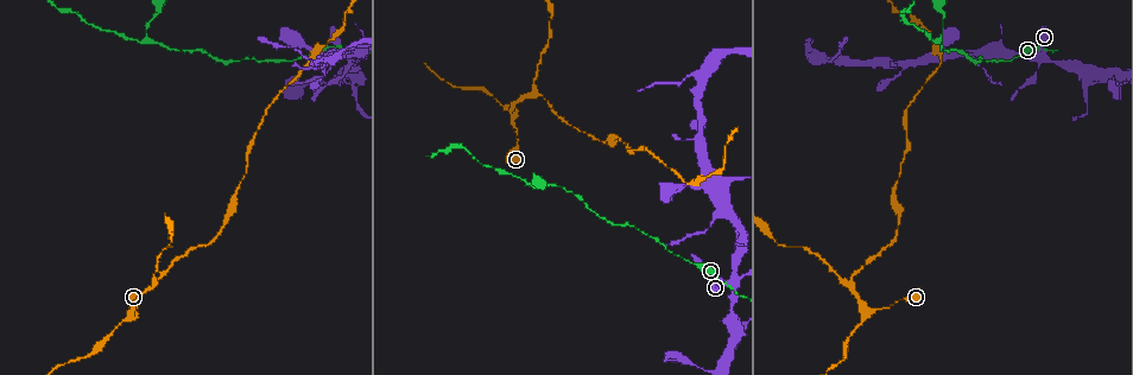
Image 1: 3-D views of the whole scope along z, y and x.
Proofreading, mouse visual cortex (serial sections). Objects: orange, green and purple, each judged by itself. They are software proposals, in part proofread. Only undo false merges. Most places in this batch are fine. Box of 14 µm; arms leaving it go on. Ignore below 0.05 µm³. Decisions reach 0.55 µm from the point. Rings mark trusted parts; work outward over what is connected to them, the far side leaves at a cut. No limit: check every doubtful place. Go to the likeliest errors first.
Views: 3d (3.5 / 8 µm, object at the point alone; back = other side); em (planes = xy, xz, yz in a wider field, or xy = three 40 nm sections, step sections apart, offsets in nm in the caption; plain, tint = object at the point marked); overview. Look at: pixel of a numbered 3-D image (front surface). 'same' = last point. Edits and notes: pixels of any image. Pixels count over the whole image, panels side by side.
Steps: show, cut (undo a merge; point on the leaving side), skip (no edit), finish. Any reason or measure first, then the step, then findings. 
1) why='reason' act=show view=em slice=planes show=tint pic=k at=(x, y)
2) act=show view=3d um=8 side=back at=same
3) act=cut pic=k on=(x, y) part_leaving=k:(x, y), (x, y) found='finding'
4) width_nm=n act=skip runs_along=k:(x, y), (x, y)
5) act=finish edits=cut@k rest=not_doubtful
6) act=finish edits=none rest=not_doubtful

why='narrows sharply' act=show view=3d um=3.5 pic=1 at=(530, 183)

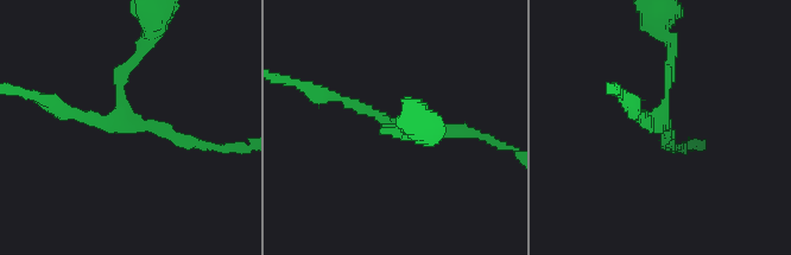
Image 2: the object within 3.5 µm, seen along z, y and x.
arms=3 arm_widths_nm=150,150,150 act=show view=em slice=xy step=1 show=tint pic=2 at=(666, 127)

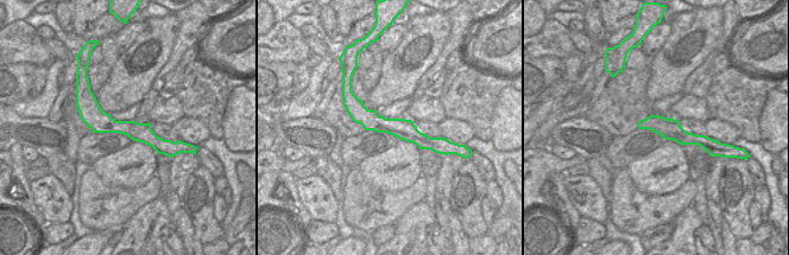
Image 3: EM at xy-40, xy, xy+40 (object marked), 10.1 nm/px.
width_nm=220 act=skip runs_along=3:(79, 103), (100, 122), (171, 146) found='continuous, no second cell'

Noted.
why='three-way junction' act=show view=3d um=8 pic=1 at=(132, 313)

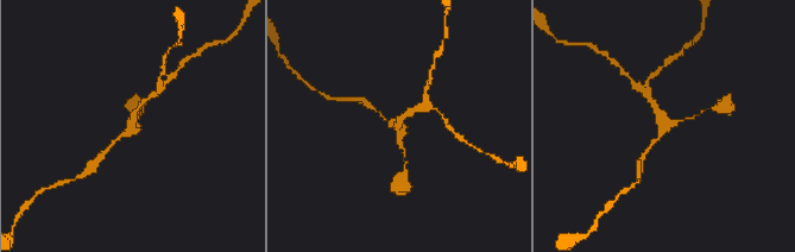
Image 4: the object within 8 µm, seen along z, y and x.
arms=3 arm_widths_nm=150,150,200 act=show view=em slice=xy step=1 show=tint pic=4 at=(665, 122)

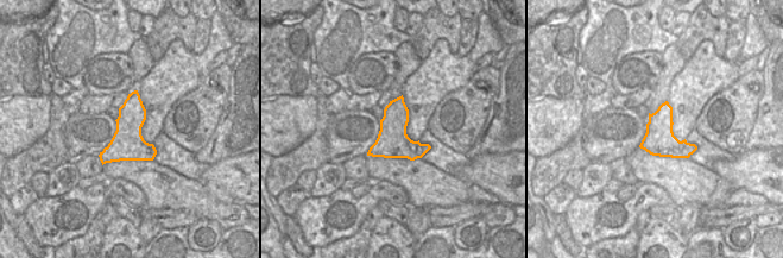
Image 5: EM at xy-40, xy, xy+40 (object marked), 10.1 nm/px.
act=skip runs_along=4:(695, 115), (667, 124), (649, 98) found='continuous, no second cell'

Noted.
why='a fork' act=show view=3d um=8 pic=1 at=(851, 286)

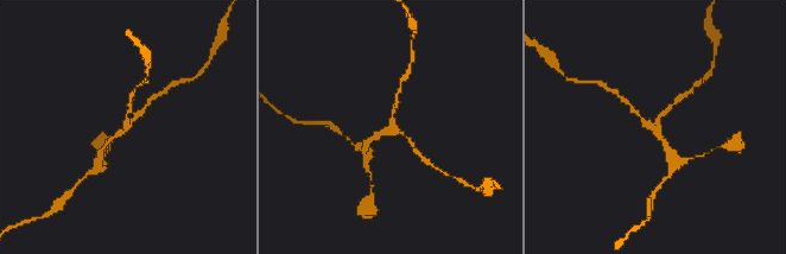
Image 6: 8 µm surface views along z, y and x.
arms=3 arm_widths_nm=150,150,250 act=show view=em slice=xy step=5 show=tint pic=6 at=(658, 131)

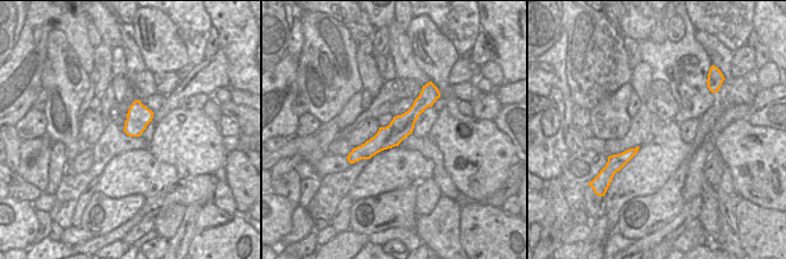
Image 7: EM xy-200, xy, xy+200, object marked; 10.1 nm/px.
act=skip found='one cell here'

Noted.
why='thin arm on a thick one' act=show view=3d um=3.5 pic=1 at=(725, 211)

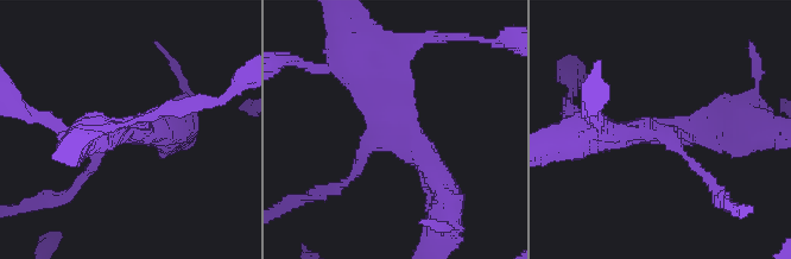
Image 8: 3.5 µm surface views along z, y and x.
act=show view=em slice=xy step=5 show=tint pic=8 at=(136, 132)

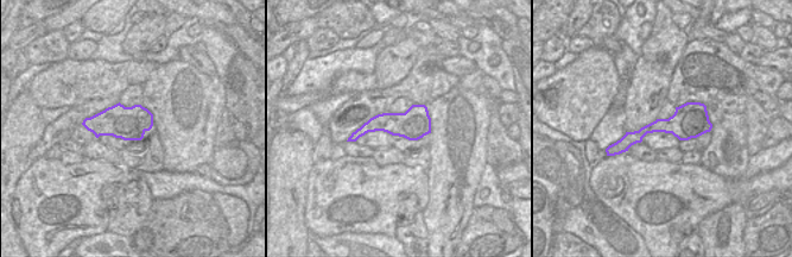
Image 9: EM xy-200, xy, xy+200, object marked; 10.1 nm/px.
why='cut it another way' act=show view=em slice=xy step=2 show=tint at=same

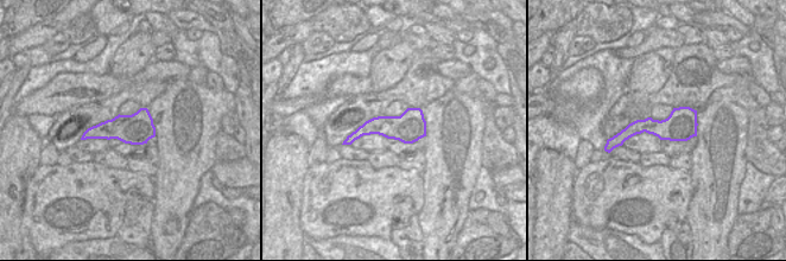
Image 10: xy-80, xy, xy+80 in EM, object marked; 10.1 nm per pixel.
arm_widths_nm=100,350,400 act=skip runs_along=10:(693, 113), (612, 142) found='all the same cell'

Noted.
act=finish edits=none rest=not_doubtful

